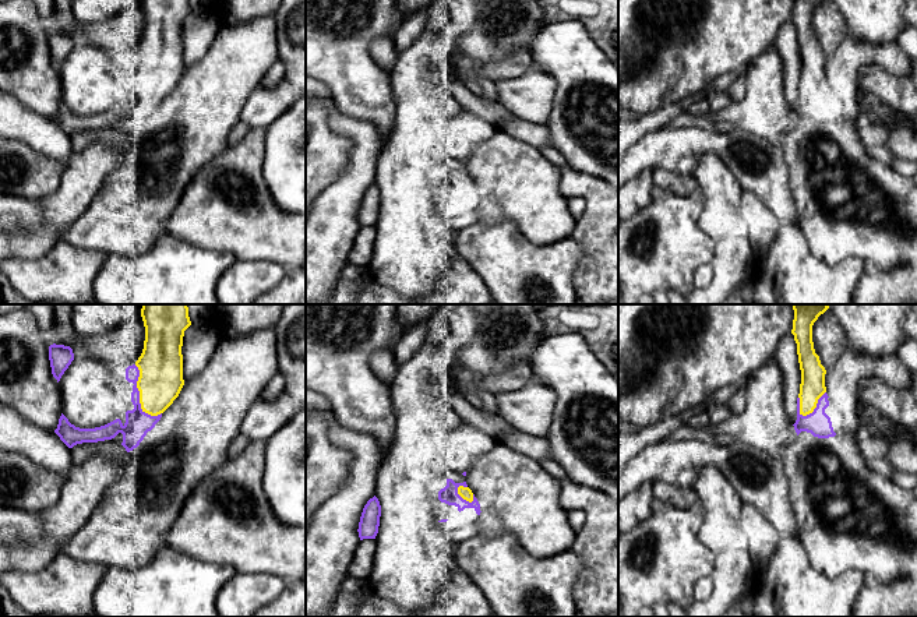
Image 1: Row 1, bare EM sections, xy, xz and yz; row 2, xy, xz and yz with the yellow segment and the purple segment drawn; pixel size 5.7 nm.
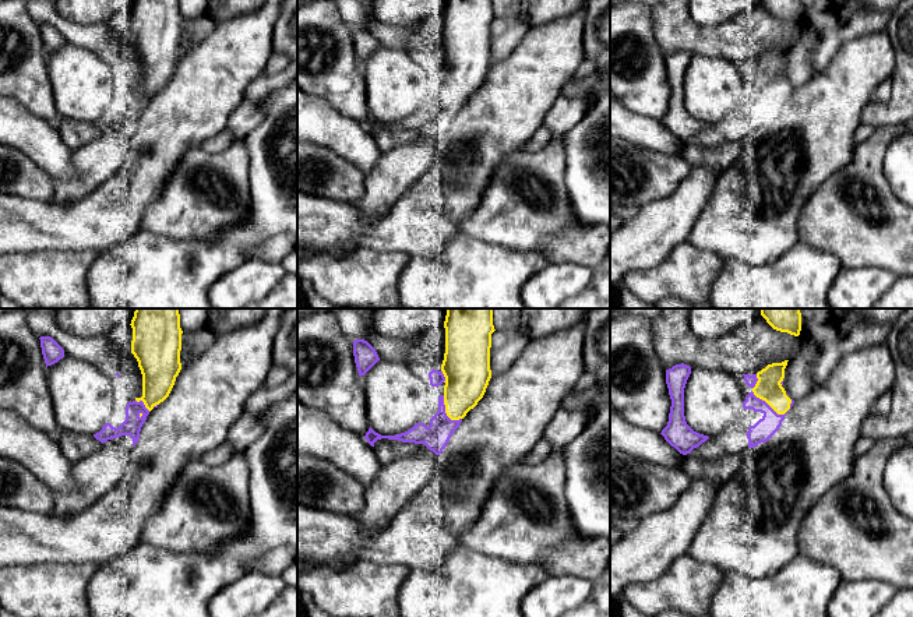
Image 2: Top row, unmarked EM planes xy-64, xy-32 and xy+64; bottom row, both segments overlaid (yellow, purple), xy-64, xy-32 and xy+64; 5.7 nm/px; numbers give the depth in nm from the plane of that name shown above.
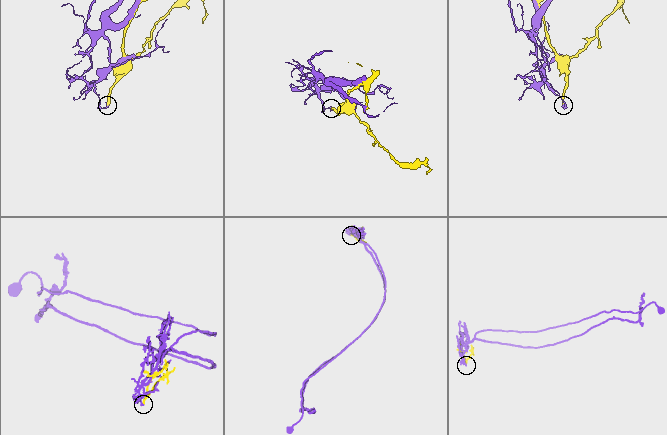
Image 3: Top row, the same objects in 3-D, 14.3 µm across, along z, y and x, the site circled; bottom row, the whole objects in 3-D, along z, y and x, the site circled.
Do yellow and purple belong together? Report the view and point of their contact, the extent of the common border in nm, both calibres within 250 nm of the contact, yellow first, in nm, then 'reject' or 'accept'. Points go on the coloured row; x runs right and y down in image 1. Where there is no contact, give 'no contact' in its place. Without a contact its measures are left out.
meets yellow in xy at (140, 394); contact 340 nm long; 260 nm thick on the yellow side, 150 nm on the other; reject

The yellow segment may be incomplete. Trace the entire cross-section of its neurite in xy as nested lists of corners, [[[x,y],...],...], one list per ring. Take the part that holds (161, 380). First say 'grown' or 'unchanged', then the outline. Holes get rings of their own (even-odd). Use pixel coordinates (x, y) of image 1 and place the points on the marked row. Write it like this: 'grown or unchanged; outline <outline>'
unchanged; outline [[[142,304],[144,349],[135,366],[142,412],[158,416],[179,396],[183,380],[183,336],[191,325],[187,304]]]

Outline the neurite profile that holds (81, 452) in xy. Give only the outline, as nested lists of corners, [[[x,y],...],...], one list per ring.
[[[113,440],[98,443],[82,443],[71,448],[74,465],[81,465],[94,455],[106,455],[110,458],[128,458],[126,448]]]

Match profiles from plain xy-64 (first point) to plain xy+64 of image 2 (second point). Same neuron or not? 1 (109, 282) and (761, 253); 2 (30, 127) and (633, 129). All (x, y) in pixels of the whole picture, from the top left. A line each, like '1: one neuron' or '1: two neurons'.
1: two neurons
2: one neuron

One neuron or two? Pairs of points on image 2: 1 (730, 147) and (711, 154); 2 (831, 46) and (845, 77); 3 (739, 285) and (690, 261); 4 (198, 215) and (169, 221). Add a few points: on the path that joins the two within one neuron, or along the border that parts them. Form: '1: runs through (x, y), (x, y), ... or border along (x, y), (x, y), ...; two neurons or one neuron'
1: runs through (726, 151), (715, 154); one neuron
2: border along (862, 35), (846, 39), (831, 62), (813, 74); two neurons
3: border along (723, 260), (723, 265), (714, 279), (709, 293); two neurons
4: runs through (191, 215), (176, 215); one neuron

